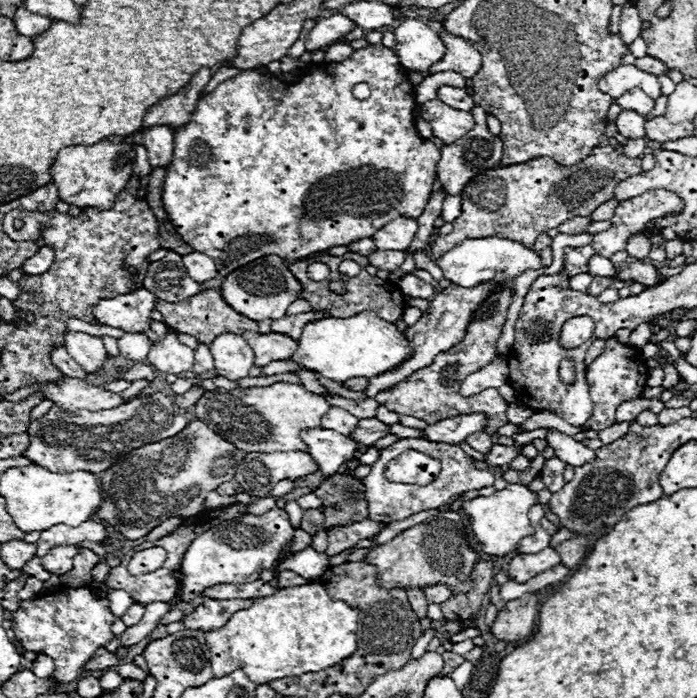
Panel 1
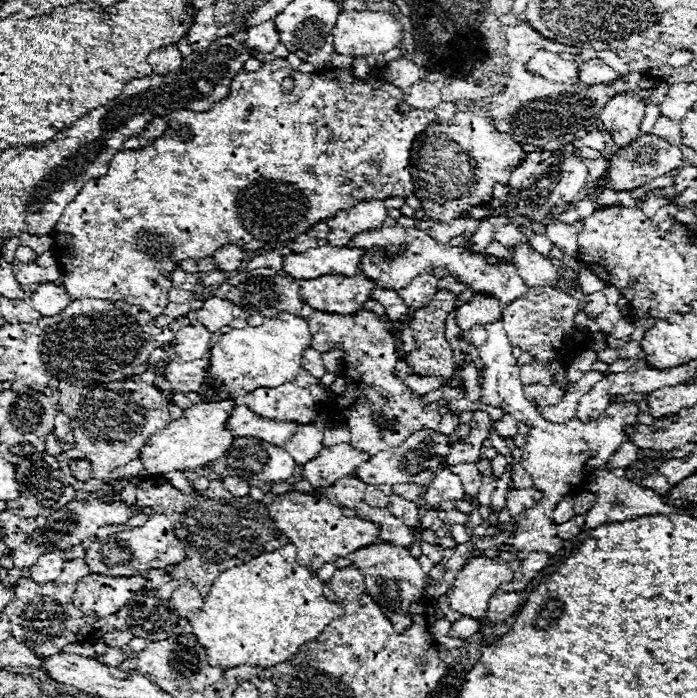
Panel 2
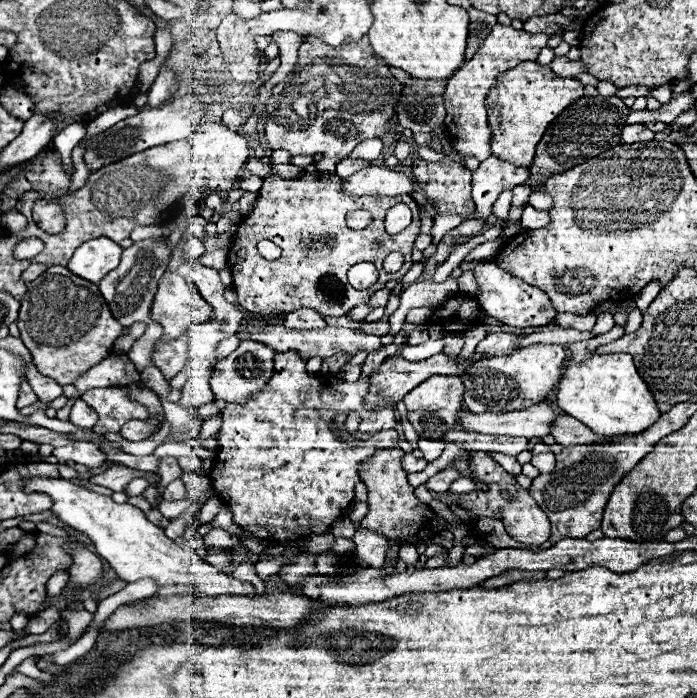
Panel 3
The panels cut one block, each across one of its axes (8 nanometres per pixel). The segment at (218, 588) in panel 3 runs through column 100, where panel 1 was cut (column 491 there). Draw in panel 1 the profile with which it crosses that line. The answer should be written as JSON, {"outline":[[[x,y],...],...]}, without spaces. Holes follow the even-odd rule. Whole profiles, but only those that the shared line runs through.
{"outline":[[[508,484],[508,488],[498,490],[492,496],[478,496],[472,500],[466,500],[462,510],[468,516],[470,528],[474,532],[476,542],[480,544],[482,552],[486,552],[492,558],[506,556],[516,550],[518,542],[526,536],[532,536],[536,530],[532,528],[528,520],[528,510],[538,502],[538,496],[522,484]]]}

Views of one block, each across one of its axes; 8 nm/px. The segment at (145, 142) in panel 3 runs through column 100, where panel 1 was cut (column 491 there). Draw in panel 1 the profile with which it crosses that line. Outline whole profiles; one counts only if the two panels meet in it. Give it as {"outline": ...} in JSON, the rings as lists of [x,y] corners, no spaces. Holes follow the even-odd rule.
{"outline":[[[476,104],[474,110],[472,110],[472,116],[476,120],[474,128],[458,138],[454,144],[448,144],[448,146],[442,146],[442,158],[436,166],[436,174],[438,174],[438,180],[442,184],[442,188],[446,190],[446,194],[460,194],[464,184],[474,178],[476,174],[488,170],[488,168],[496,168],[502,160],[502,138],[500,136],[494,136],[488,126],[486,126],[486,118],[482,116],[482,108]]]}

